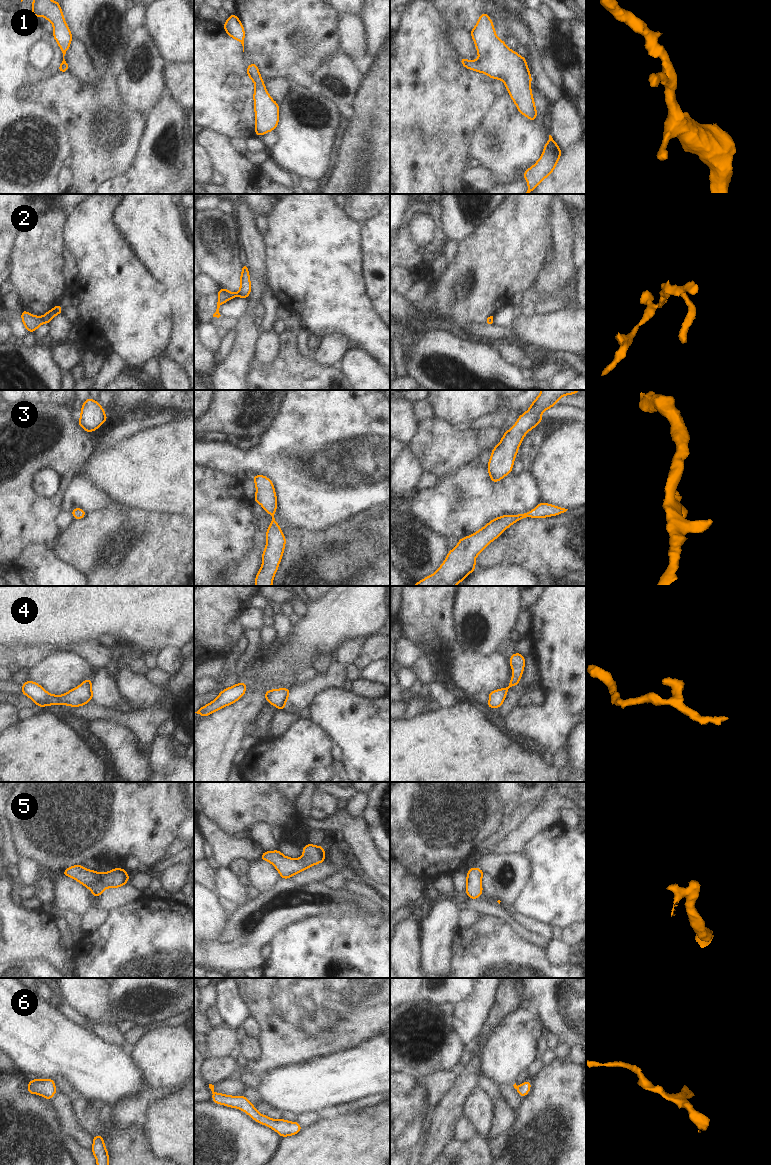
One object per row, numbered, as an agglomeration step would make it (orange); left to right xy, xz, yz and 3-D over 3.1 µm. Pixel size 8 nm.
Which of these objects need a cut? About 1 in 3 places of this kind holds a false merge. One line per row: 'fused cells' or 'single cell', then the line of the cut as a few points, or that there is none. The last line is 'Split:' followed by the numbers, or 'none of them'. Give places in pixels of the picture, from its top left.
1: single cell; no cut
2: single cell; no cut
3: single cell; no cut
4: single cell; no cut
5: single cell; no cut
6: single cell; no cut
Split: none of them

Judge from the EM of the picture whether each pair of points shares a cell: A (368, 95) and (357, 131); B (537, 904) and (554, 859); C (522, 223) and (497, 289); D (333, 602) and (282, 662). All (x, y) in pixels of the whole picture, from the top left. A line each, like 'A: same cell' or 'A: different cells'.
A: same cell
B: same cell
C: same cell
D: same cell

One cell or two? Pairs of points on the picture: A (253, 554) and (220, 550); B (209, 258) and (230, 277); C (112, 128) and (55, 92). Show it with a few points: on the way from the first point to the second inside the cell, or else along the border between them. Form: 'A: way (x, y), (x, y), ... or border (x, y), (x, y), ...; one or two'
A: border (254, 546), (237, 562), (226, 566); two
B: way (214, 261), (225, 272); one
C: way (98, 122), (69, 97); one

